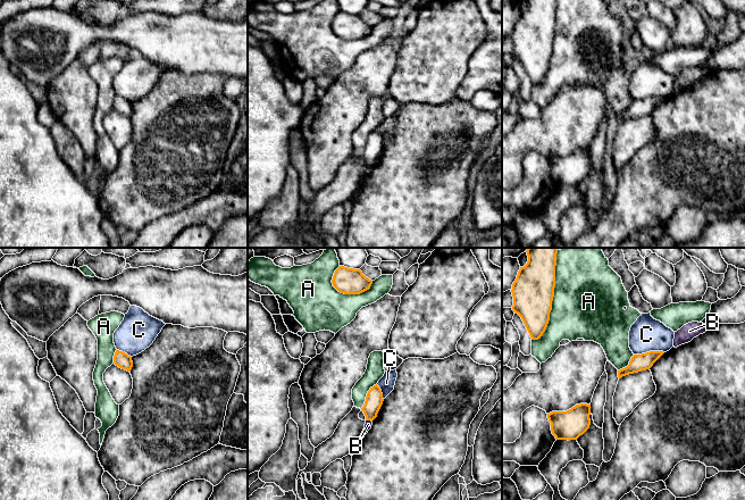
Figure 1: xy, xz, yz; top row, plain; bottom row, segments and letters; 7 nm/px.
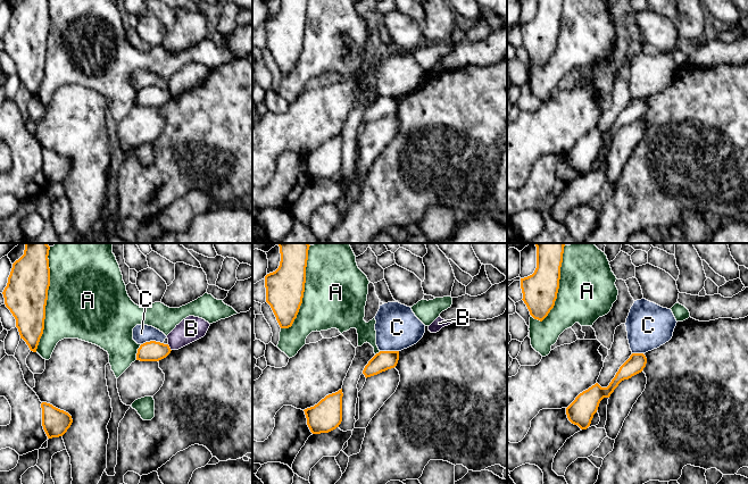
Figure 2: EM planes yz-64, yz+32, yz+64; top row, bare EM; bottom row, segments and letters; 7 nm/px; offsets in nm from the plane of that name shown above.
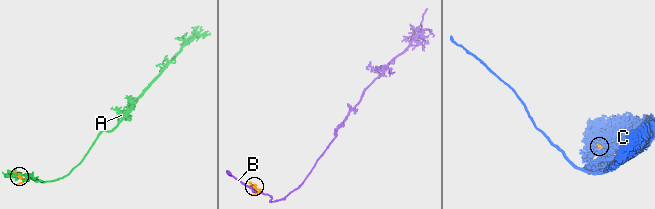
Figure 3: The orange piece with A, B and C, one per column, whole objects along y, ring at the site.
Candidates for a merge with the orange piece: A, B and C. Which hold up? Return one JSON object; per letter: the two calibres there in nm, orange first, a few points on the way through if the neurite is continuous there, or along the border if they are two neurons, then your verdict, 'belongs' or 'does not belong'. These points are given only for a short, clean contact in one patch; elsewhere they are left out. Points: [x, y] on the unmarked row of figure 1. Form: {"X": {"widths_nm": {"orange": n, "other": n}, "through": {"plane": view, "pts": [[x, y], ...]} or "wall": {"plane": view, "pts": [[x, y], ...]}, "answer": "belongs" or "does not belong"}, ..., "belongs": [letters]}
{"A": {"widths_nm": {"orange": 300, "other": 500}, "answer": "does not belong"}, "B": {"widths_nm": {"orange": 130, "other": 50}, "wall": {"plane": "xz", "pts": [[367, 165], [371, 167]]}, "answer": "does not belong"}, "C": {"widths_nm": {"orange": 120, "other": 240}, "wall": {"plane": "yz", "pts": [[663, 97], [646, 97], [634, 100]]}, "answer": "does not belong"}, "belongs": []}

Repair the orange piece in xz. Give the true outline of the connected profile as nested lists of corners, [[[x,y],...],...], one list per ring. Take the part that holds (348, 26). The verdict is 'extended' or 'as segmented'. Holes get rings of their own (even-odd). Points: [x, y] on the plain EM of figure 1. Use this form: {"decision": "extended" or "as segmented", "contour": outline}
{"decision": "as segmented", "contour": [[[340,11],[332,25],[333,32],[344,40],[360,40],[370,34],[372,26],[366,23],[360,15]]]}

